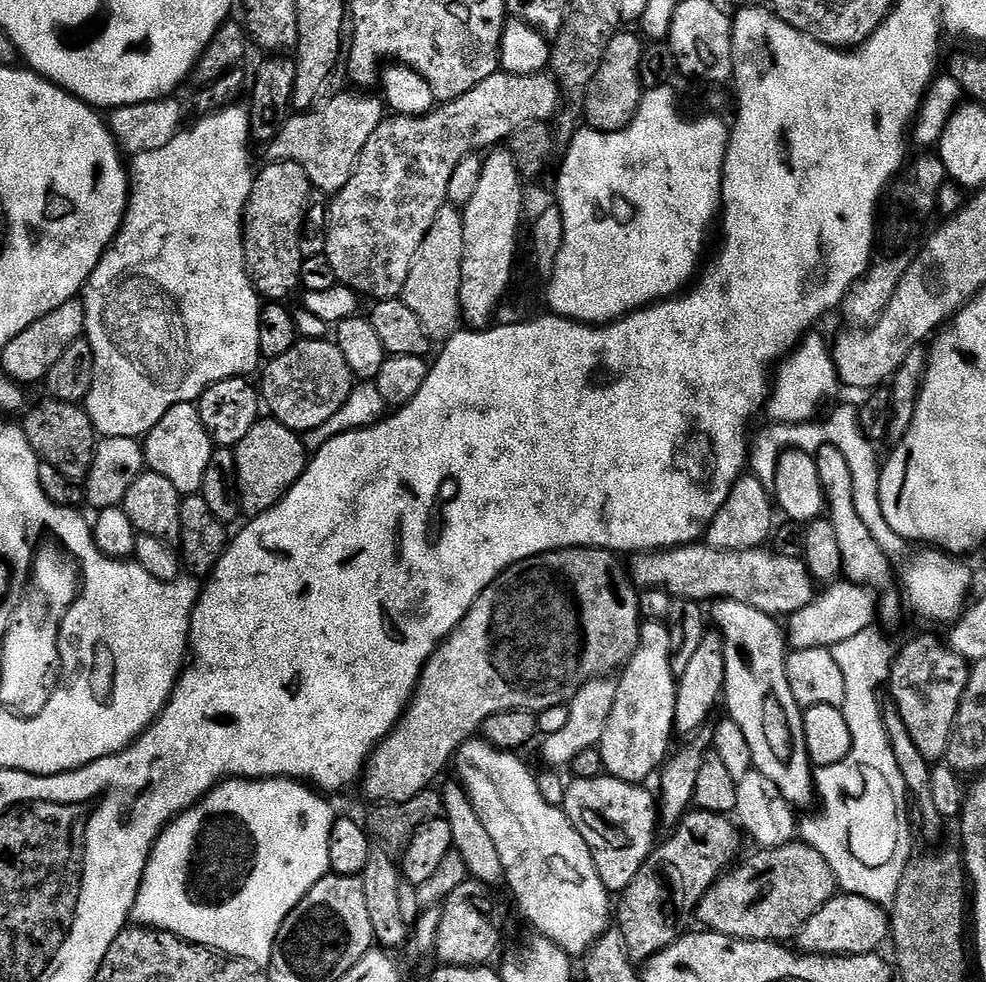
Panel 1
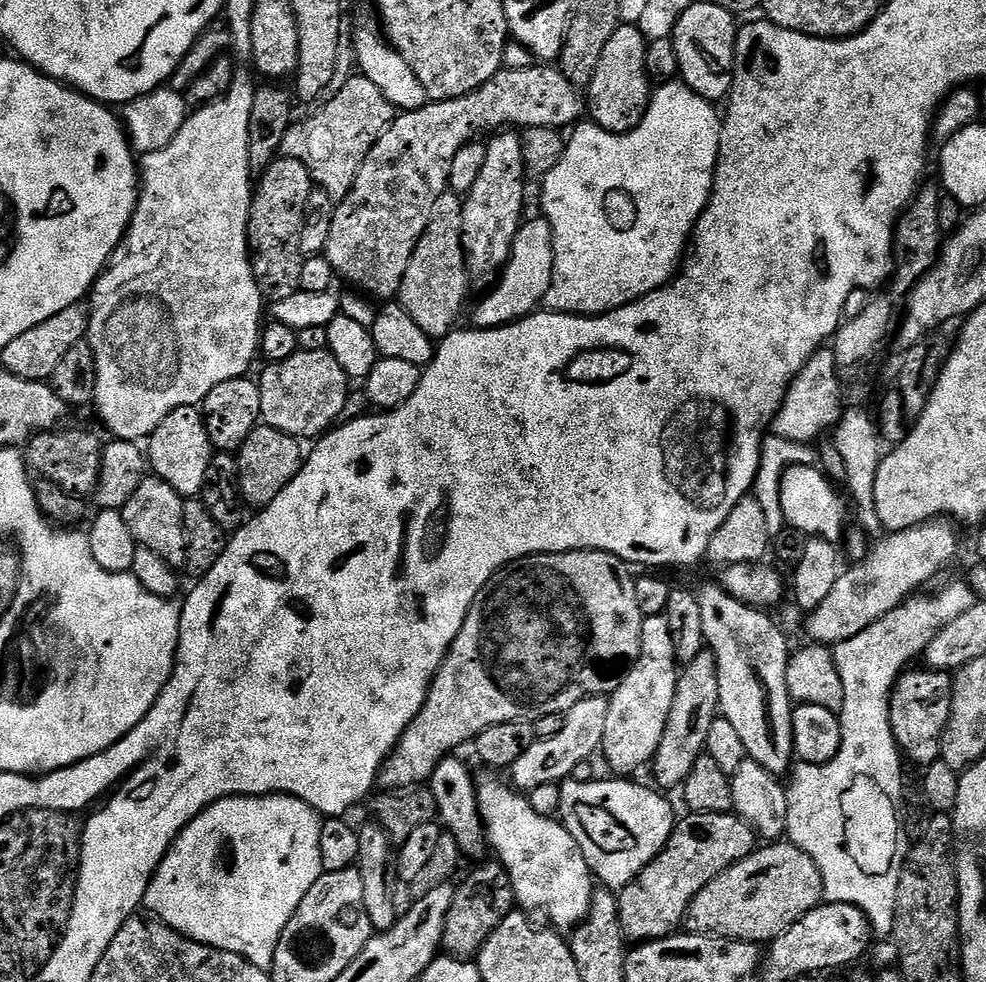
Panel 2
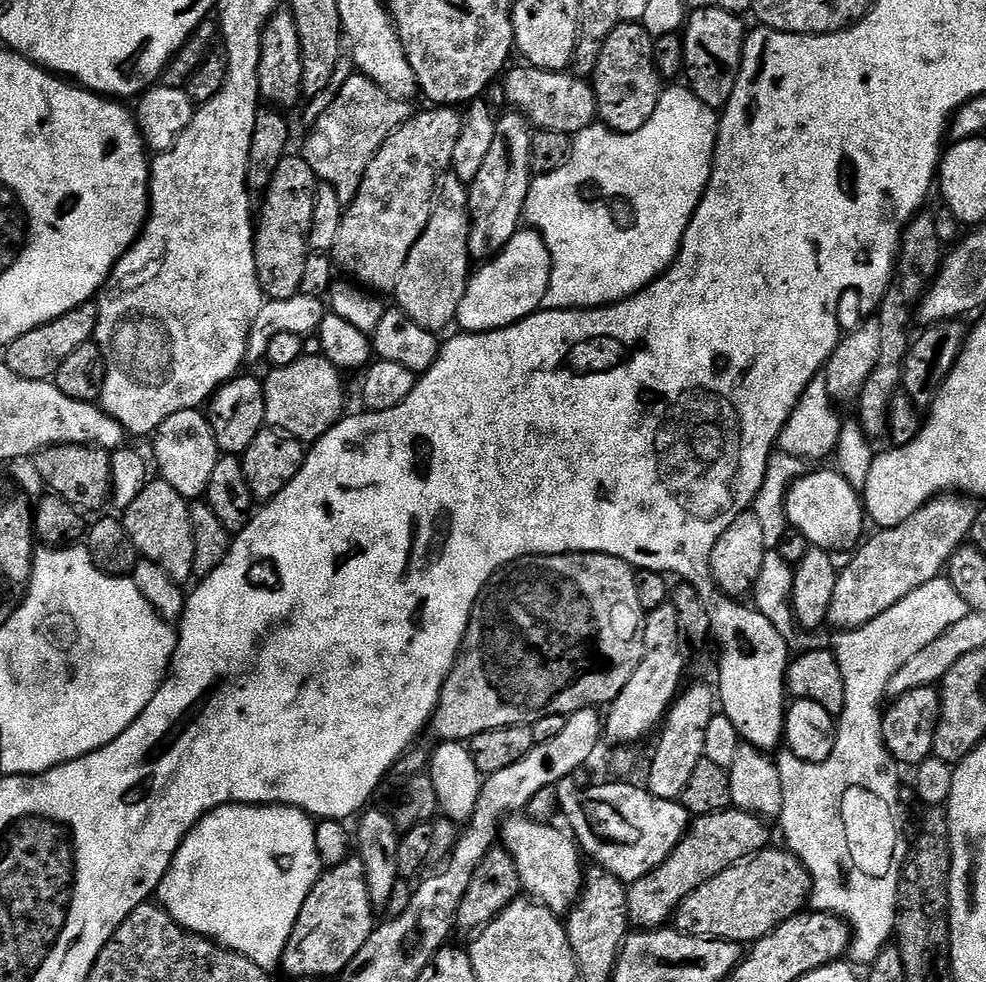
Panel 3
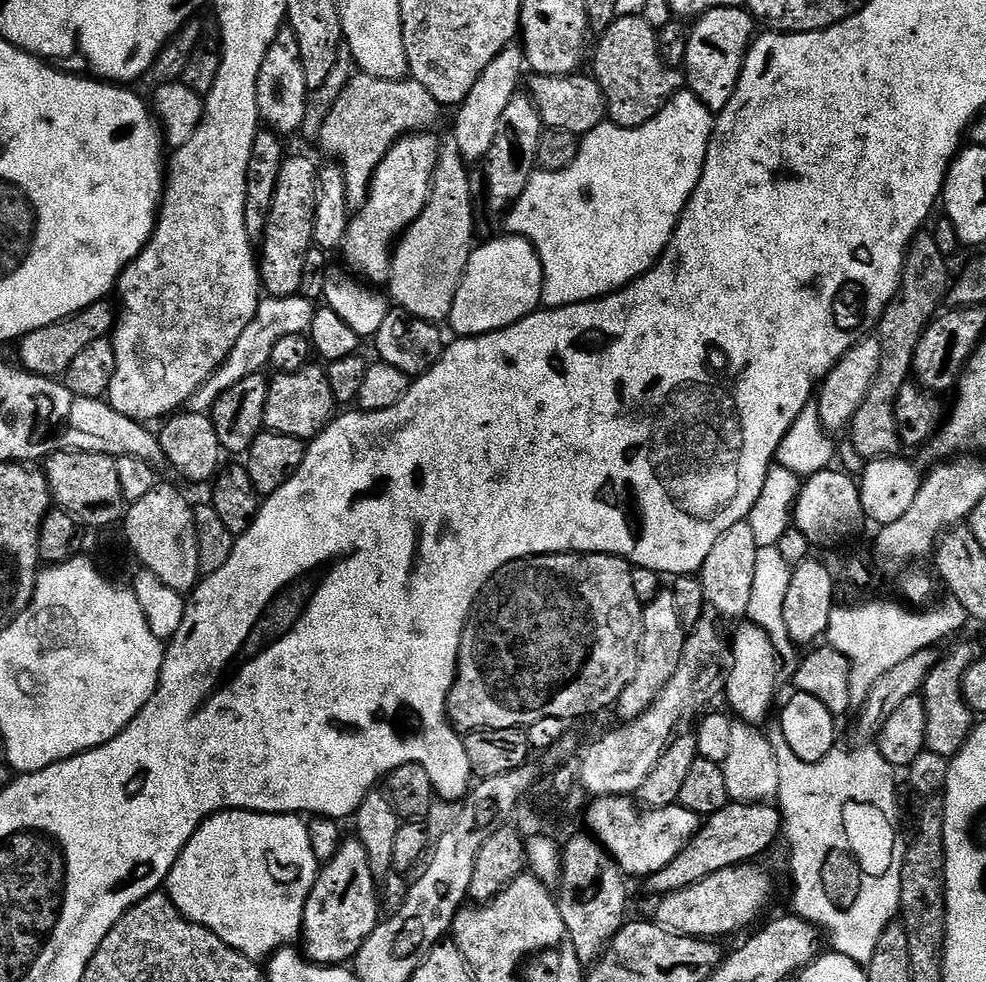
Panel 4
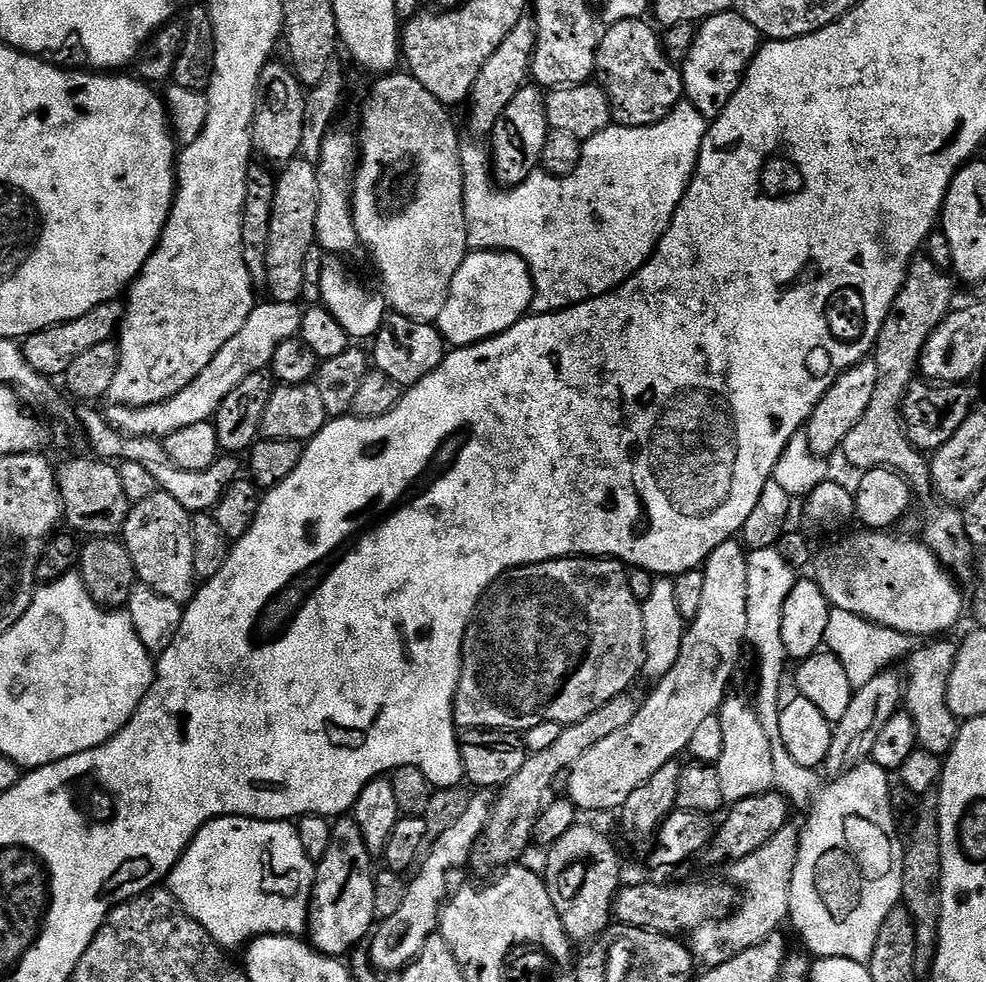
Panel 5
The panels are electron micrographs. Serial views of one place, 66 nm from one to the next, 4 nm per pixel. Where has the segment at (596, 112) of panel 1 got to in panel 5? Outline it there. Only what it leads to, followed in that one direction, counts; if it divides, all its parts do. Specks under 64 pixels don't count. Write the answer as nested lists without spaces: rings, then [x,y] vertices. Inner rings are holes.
[[[641,18],[609,24],[596,46],[595,79],[608,96],[613,121],[622,128],[645,128],[662,122],[685,99],[681,69],[669,60],[657,29],[648,22]]]

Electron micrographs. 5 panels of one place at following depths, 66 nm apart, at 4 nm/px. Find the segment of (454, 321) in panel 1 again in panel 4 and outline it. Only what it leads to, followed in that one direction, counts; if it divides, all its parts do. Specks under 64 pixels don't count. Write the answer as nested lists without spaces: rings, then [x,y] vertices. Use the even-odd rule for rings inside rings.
[[[445,139],[440,150],[440,160],[436,164],[436,173],[432,176],[430,202],[424,207],[423,214],[396,242],[386,292],[397,309],[409,312],[411,316],[433,322],[444,322],[447,321],[450,310],[454,306],[454,294],[458,294],[462,274],[468,265],[474,247],[472,231],[476,228],[476,212],[472,209],[472,180],[468,177],[468,168],[469,165],[462,158],[458,146],[452,139]]]

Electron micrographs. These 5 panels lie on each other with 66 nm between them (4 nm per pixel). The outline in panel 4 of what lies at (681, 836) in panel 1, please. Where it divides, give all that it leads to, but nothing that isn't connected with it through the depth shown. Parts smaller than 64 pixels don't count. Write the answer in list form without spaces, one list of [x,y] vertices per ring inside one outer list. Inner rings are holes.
[[[729,802],[718,814],[707,817],[701,823],[694,837],[682,850],[674,862],[663,866],[653,876],[647,877],[646,884],[655,894],[677,892],[694,882],[702,882],[710,874],[734,864],[759,861],[763,852],[772,848],[772,843],[782,836],[782,813],[775,803],[737,804]]]

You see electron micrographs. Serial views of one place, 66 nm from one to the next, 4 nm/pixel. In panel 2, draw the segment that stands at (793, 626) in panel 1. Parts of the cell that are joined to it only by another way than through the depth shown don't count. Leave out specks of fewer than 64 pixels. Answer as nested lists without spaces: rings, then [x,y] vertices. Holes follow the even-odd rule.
[[[948,518],[928,520],[904,532],[881,535],[876,545],[867,549],[862,559],[855,561],[849,570],[841,571],[834,590],[814,611],[807,613],[809,641],[820,646],[835,646],[854,638],[874,622],[915,593],[931,576],[936,575],[956,556],[960,540],[956,537],[957,525]]]

